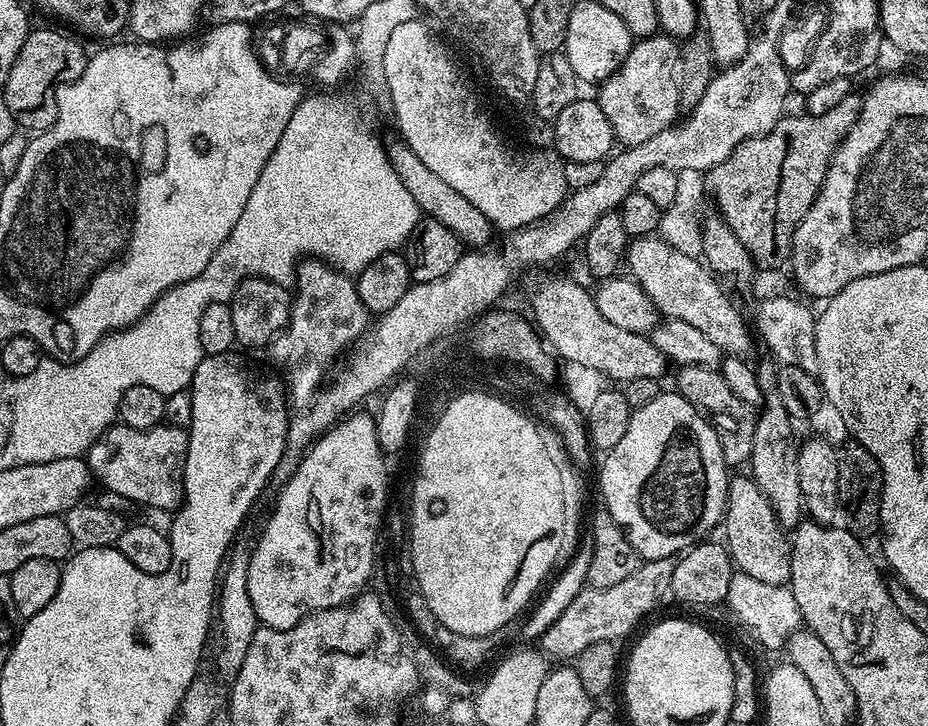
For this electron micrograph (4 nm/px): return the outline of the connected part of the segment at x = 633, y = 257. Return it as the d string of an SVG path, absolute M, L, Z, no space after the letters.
M655 235L636 238L626 249L626 268L629 268L631 279L639 284L654 302L661 317L678 322L687 322L702 330L714 346L718 346L724 356L749 355L752 348L752 336L744 325L738 309L732 300L720 289L721 281L699 259L687 257L681 251Z

